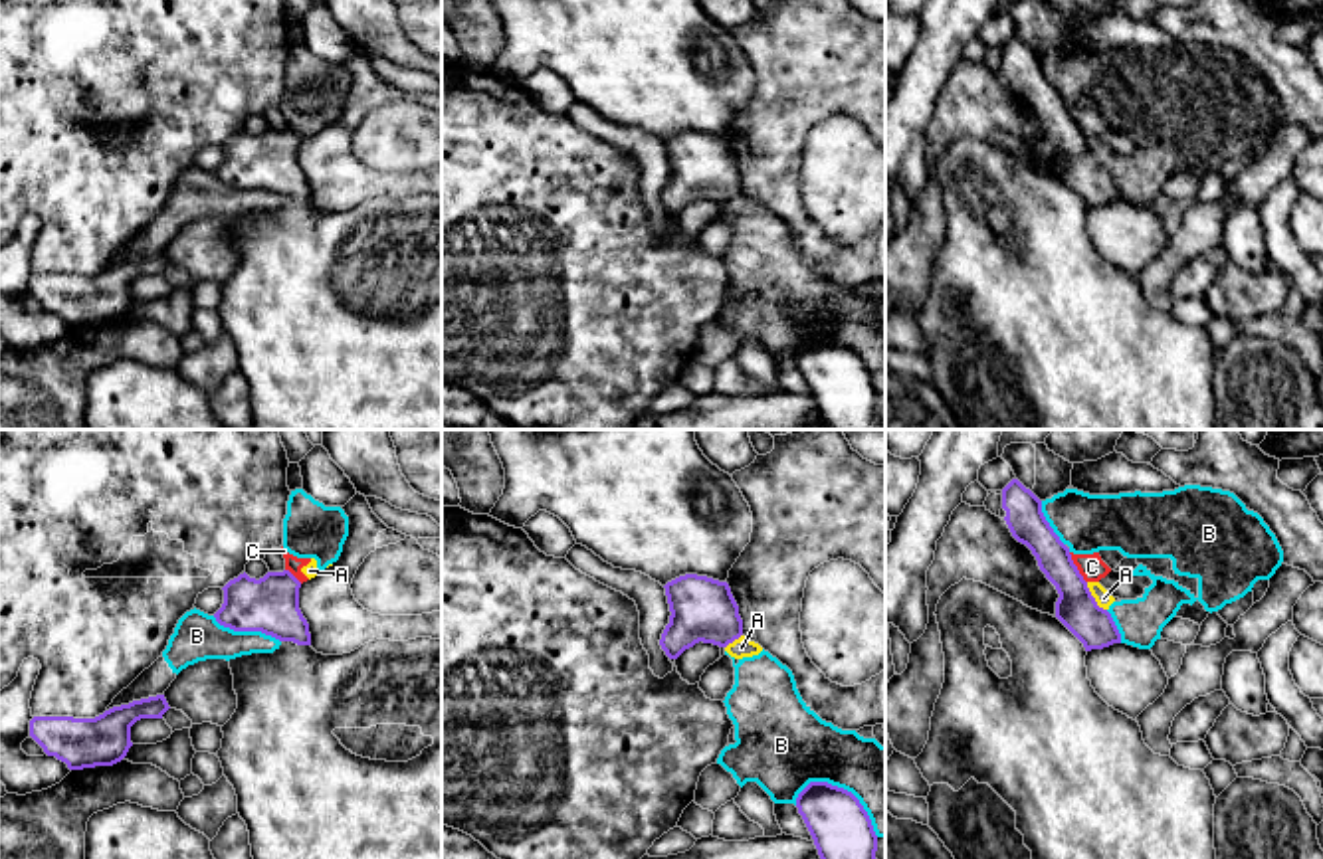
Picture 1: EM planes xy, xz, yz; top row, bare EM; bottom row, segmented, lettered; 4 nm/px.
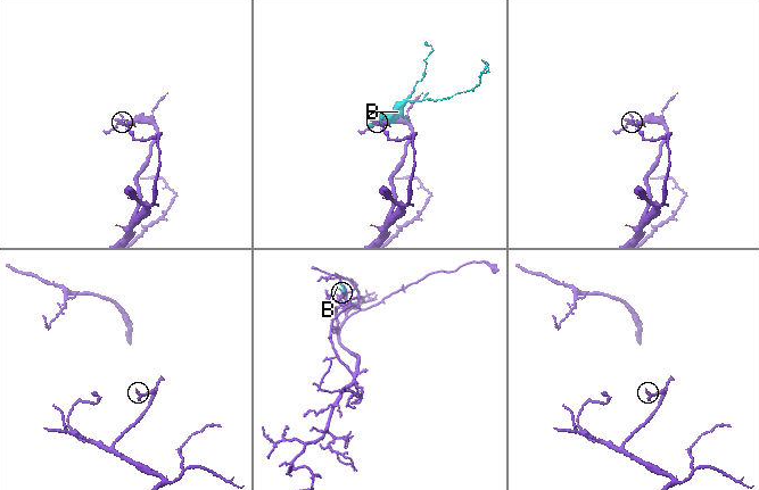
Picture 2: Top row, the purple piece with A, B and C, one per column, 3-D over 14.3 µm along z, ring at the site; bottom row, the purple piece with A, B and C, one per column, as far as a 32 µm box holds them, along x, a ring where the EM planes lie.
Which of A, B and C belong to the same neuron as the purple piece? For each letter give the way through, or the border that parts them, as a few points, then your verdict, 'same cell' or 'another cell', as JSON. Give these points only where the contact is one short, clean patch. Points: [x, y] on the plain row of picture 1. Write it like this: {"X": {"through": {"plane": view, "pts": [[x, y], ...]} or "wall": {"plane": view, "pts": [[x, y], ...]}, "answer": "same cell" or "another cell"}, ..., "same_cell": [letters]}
{"A": {"wall": {"plane": "yz", "pts": [[1086, 139], [1094, 157], [1106, 167]]}, "answer": "another cell"}, "B": {"answer": "another cell"}, "C": {"wall": {"plane": "yz", "pts": [[1068, 109], [1086, 139]]}, "answer": "another cell"}, "same_cell": []}

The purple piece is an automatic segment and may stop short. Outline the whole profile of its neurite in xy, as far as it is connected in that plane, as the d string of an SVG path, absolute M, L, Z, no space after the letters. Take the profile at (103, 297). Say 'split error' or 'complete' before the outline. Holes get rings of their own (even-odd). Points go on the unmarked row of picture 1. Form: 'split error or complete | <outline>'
complete | M156 251L113 263L95 275L34 273L30 293L69 327L113 323L133 303L131 283L141 275L162 275L168 265L164 251Z

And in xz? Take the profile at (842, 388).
complete | M810 338L796 354L824 426L830 430L885 430L875 416L877 392L860 356L828 338Z

